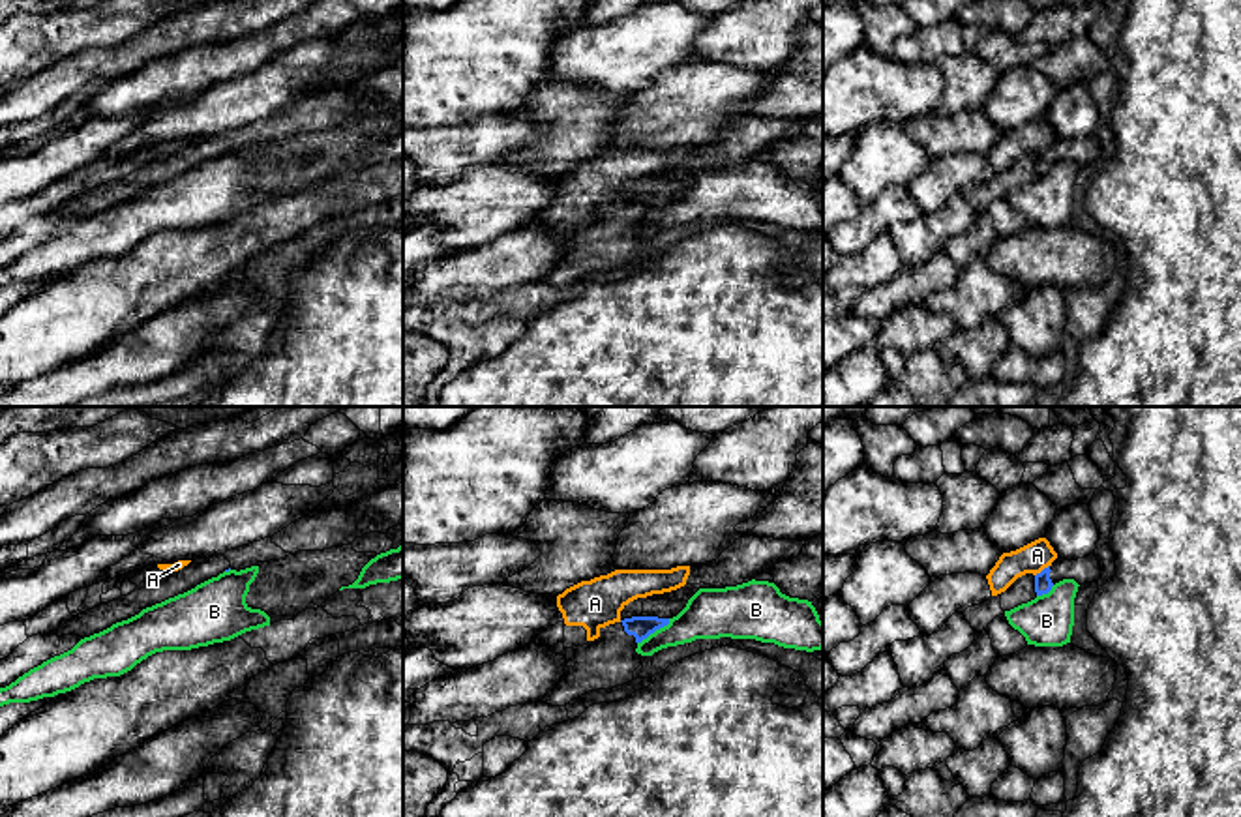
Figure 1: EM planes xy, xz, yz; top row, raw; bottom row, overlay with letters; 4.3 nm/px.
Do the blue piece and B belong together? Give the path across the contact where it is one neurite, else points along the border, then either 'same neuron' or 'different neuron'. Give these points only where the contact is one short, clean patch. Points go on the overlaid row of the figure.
different neuron

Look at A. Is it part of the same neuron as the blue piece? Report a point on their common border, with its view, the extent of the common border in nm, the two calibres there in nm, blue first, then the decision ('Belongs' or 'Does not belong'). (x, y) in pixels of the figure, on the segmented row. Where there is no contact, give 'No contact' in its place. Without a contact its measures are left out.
Touches blue at yz (1043, 570). Shared border 80 nm. Thickness 80 nm (blue) against 130 nm. Does not belong

